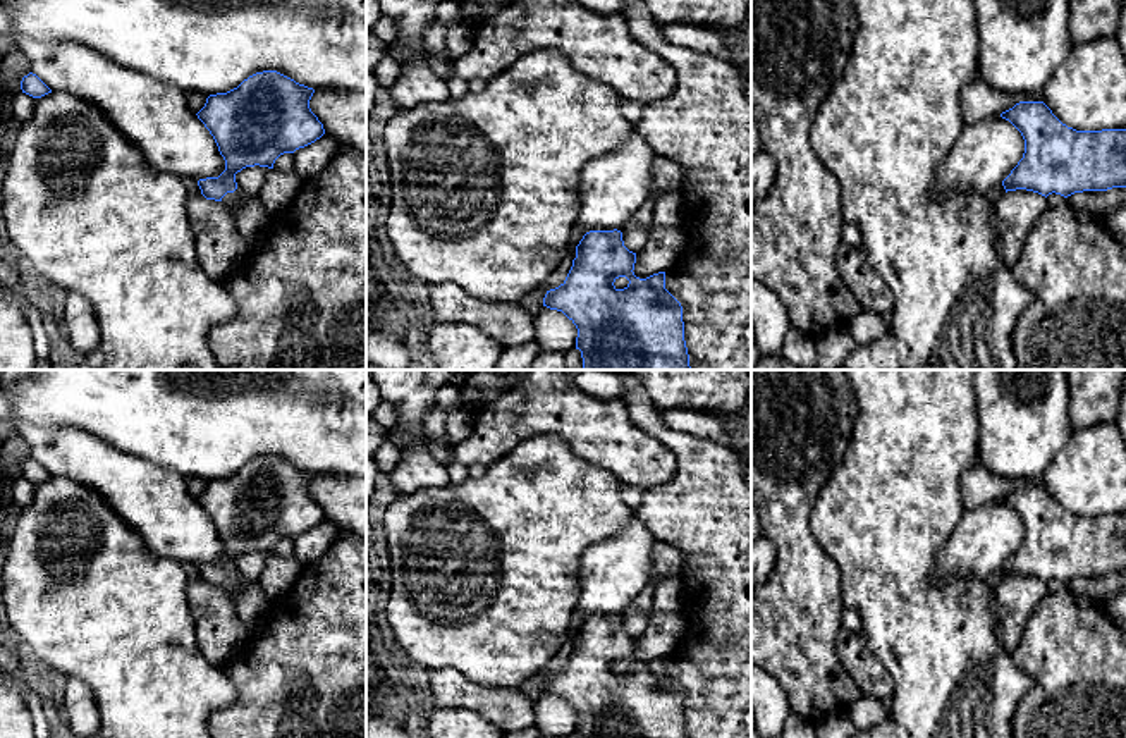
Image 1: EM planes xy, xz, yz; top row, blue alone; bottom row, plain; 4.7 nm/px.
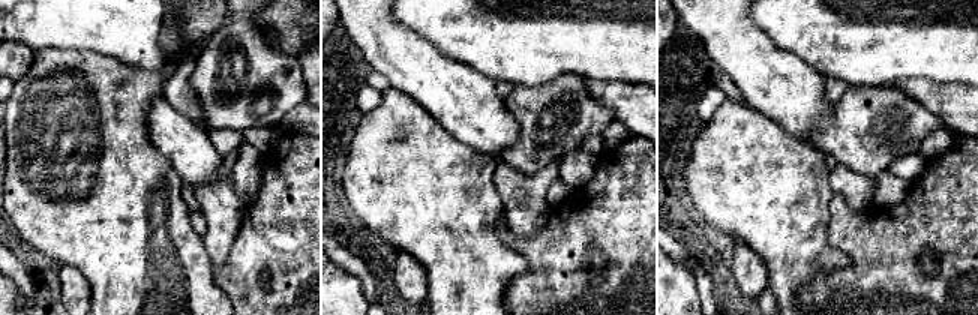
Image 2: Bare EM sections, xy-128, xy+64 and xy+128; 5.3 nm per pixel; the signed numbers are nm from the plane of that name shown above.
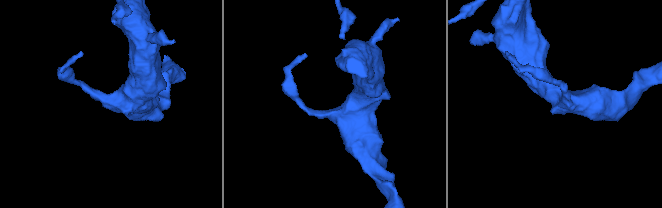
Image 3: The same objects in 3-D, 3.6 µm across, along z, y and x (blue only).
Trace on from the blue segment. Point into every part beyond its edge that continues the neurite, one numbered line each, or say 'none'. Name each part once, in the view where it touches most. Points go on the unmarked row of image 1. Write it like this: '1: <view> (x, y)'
1: xy (251, 604)

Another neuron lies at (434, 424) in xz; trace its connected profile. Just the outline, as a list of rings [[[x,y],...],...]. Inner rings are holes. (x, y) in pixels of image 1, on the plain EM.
[[[435,406],[423,418],[423,434],[433,440],[445,440],[450,452],[450,461],[445,466],[449,471],[450,483],[462,483],[469,478],[469,470],[466,464],[461,464],[454,456],[454,446],[447,440],[445,425],[449,421],[447,411]]]

